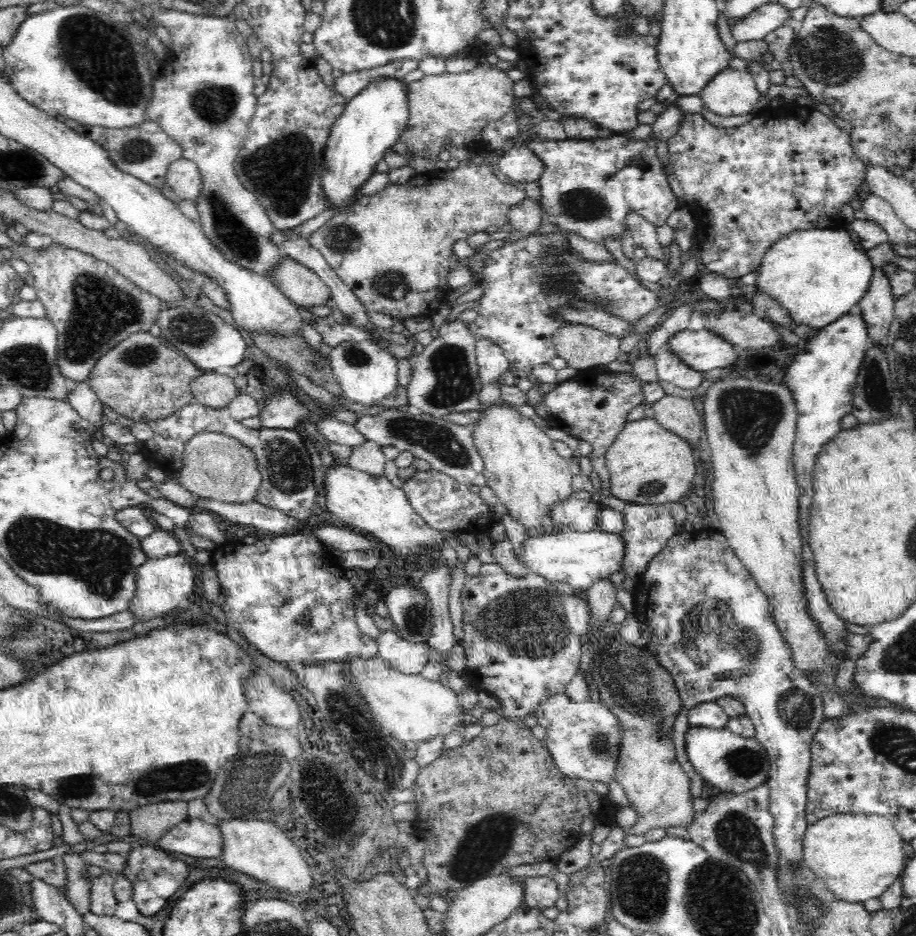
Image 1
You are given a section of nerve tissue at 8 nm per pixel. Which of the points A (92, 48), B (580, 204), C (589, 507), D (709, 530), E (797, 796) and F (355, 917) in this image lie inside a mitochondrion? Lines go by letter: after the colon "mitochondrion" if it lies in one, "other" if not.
A: mitochondrion
B: mitochondrion
C: other
D: other
E: other
F: other

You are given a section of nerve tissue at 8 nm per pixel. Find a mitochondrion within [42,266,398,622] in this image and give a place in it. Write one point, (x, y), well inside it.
(101, 310)

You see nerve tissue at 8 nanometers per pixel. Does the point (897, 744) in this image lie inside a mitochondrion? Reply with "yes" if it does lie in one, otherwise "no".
yes

